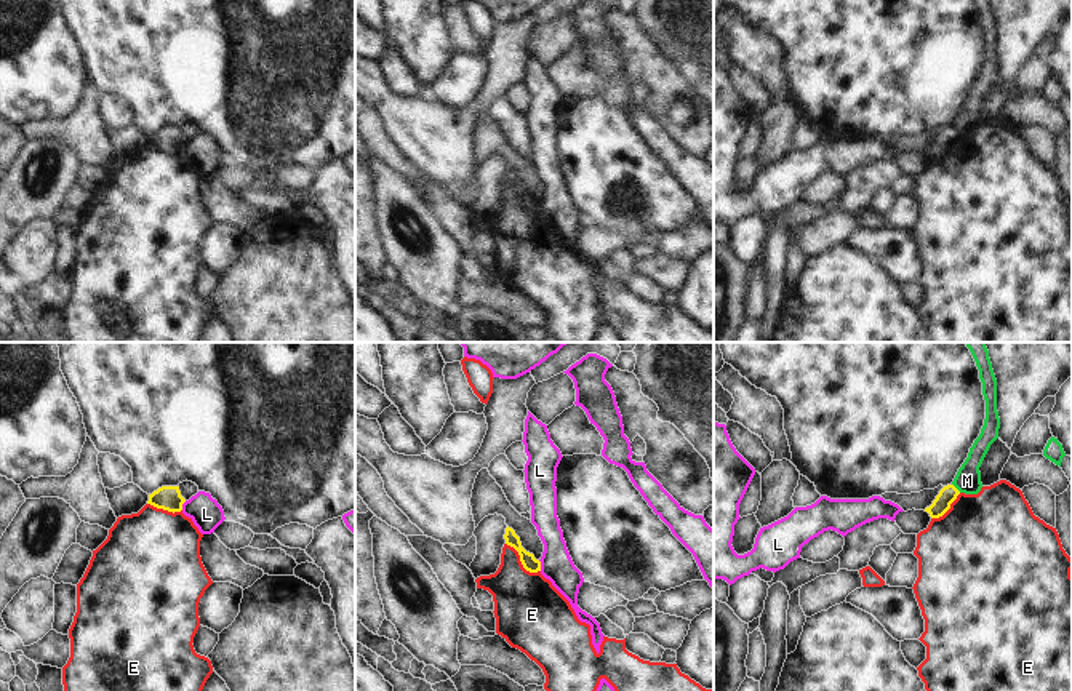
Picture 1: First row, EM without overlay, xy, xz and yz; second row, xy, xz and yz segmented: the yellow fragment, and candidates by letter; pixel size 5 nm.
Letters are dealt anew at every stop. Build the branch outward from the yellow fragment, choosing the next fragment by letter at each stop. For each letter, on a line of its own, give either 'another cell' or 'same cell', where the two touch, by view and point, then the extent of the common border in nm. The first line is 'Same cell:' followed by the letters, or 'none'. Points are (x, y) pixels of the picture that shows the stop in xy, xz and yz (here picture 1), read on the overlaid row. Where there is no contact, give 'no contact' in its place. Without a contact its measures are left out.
Same cell: none
E: another cell; meets yellow in xz at (520, 560); contact 220 nm long
L: another cell; meets yellow in xz at (540, 565); contact 60 nm long
M: another cell; meets yellow in yz at (956, 488); contact 60 nm long

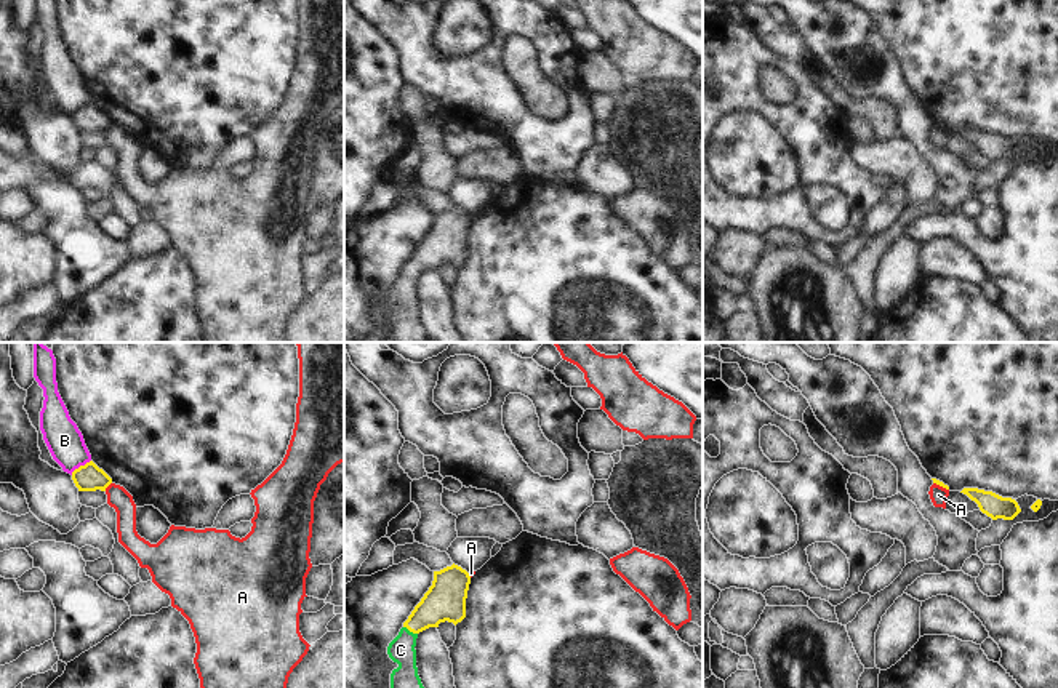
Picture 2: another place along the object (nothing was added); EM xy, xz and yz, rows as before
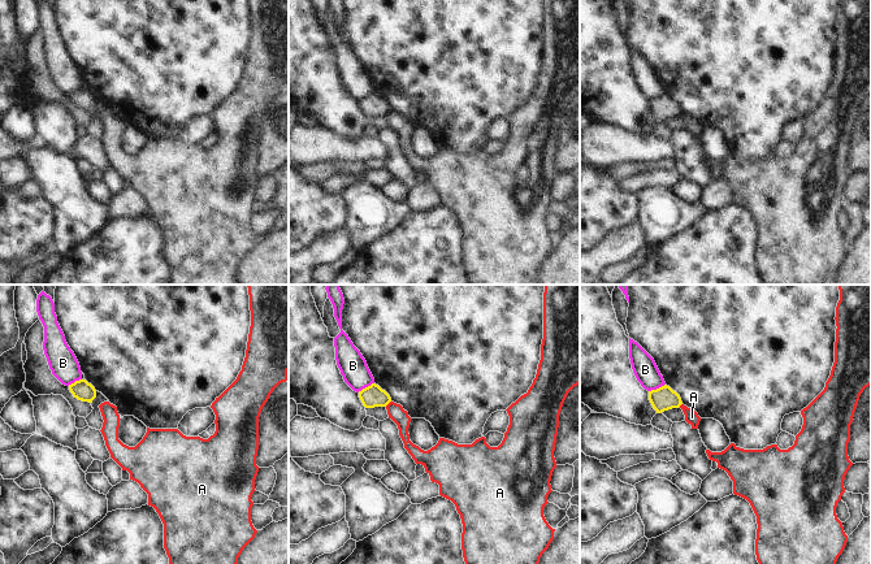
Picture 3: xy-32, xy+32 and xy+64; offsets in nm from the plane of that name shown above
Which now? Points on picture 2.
Same cell: C
A: another cell; meets yellow in xy at (108, 485); contact 60 nm long
B: another cell; meets yellow in xy at (80, 466); contact 130 nm long
C: same cell; meets yellow in xz at (410, 631); contact 80 nm long

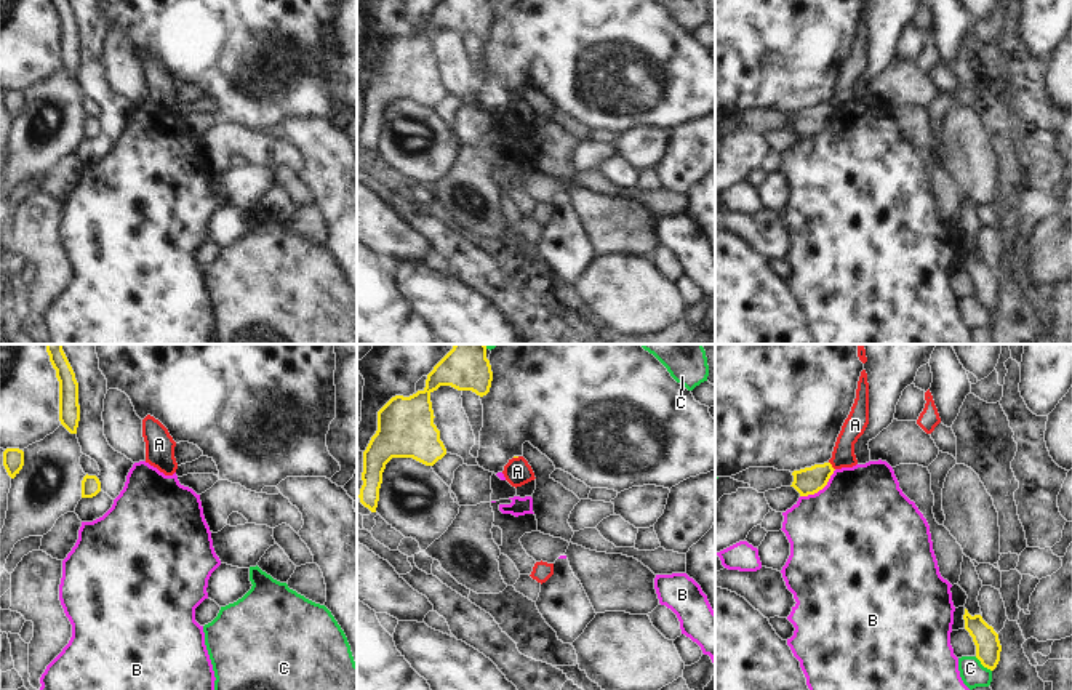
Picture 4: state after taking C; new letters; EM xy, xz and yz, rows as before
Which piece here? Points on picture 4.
Same cell: none
A: another cell; meets yellow in yz at (831, 466); contact 50 nm long
B: another cell; meets yellow in yz at (820, 489); contact 240 nm long
C: another cell; meets yellow in yz at (983, 665); contact 120 nm long

